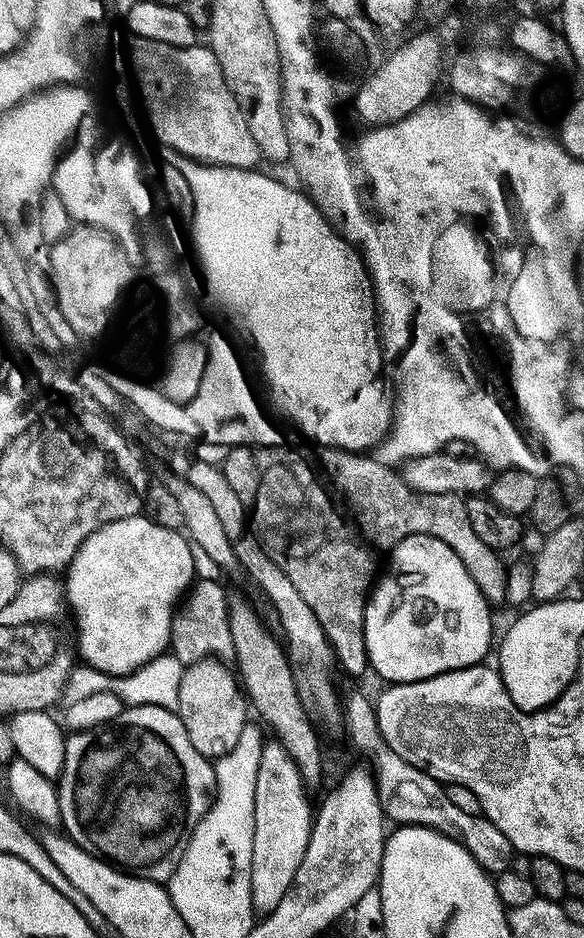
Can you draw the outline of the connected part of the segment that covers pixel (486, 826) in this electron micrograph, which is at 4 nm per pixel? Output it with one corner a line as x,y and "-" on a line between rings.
389,751
382,752
377,758
374,775
379,804
391,823
394,821
395,825
401,827
432,829
463,846
485,872
496,874
501,871
502,857
510,852
506,837
483,815
461,812
458,806
450,801
447,789
439,781

